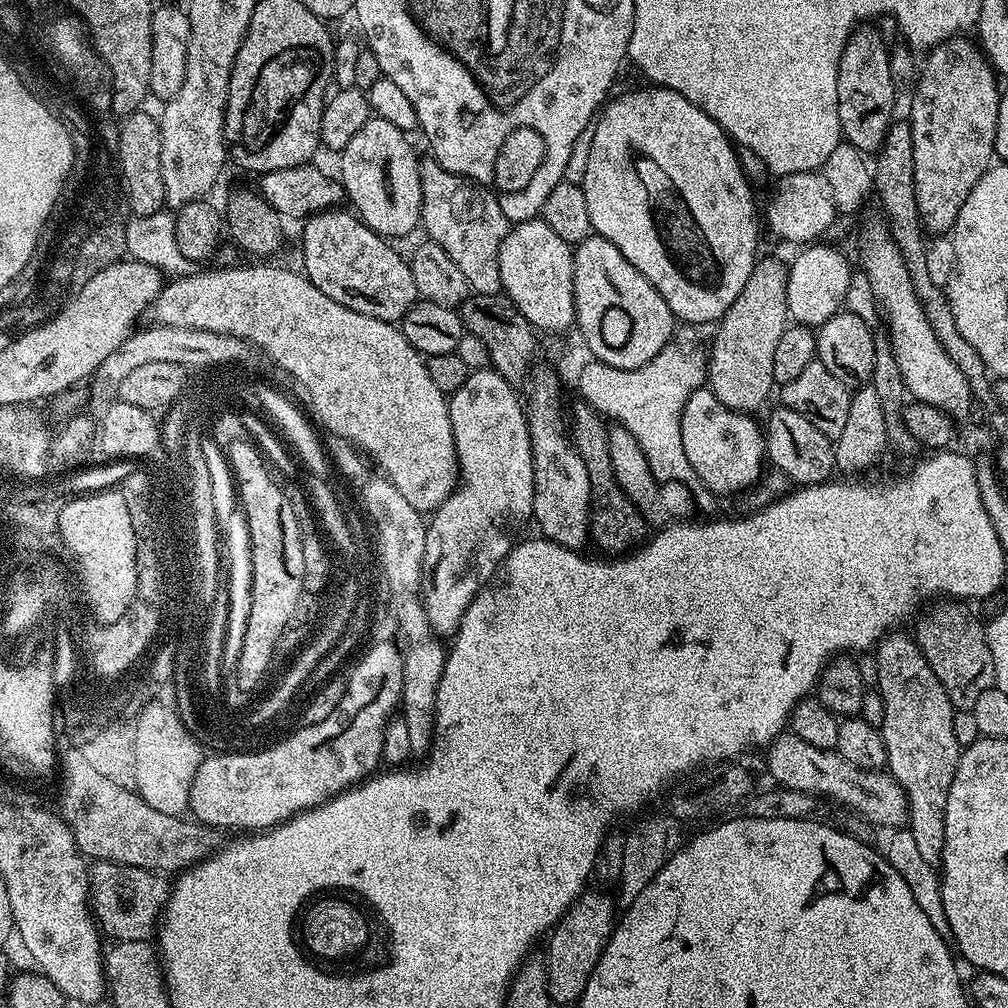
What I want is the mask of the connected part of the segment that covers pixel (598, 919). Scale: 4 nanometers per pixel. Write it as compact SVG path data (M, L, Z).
M585 891L575 900L559 920L547 937L548 960L548 999L553 1005L575 1005L582 990L586 990L586 982L590 982L590 974L612 937L612 930L618 920L618 912L612 909L612 900L604 892Z

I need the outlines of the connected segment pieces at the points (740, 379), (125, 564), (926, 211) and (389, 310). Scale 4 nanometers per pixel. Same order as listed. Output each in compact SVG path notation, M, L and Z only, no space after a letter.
M764 258L757 259L756 265L752 268L750 278L746 278L746 286L742 286L742 294L738 294L738 298L726 310L726 314L720 317L718 327L720 329L716 332L716 337L712 340L712 353L707 353L706 356L706 384L711 388L712 393L718 398L718 402L722 402L722 406L726 406L735 412L746 412L749 414L756 414L756 411L763 406L768 400L768 395L771 394L772 388L774 392L774 385L776 379L774 378L774 350L778 346L779 340L782 339L782 334L785 328L789 327L790 317L788 314L788 264L780 260L764 260Z
M96 490L91 494L80 494L69 499L61 510L60 537L67 544L72 544L72 549L80 552L82 566L88 567L88 584L90 585L90 598L97 600L101 606L100 613L106 618L113 614L115 606L125 604L127 599L134 596L134 559L138 554L136 549L136 531L131 526L129 501L120 490Z
M953 38L945 44L931 49L924 60L916 93L912 96L912 116L910 123L913 132L914 152L914 194L920 223L929 233L951 233L956 225L958 210L962 202L974 190L974 186L989 168L993 167L996 156L996 131L998 130L998 106L1000 105L1001 81L998 73L988 63L987 56L968 38Z
M337 206L327 212L315 212L303 221L304 229L300 232L303 275L326 298L358 310L358 314L370 314L370 318L389 322L403 321L418 300L409 261L400 257L385 237L367 228L359 216L342 209Z

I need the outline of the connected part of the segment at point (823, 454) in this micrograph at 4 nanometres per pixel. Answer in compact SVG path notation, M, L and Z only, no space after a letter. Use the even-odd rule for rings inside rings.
M777 406L768 416L768 425L765 423L762 428L764 434L764 450L767 459L770 461L771 467L788 476L789 481L796 486L807 486L810 484L818 484L829 479L831 472L837 471L836 466L836 449L834 441L826 434L822 434L822 430L818 430L806 418L802 418L802 414L798 414L795 410L790 410L783 406Z

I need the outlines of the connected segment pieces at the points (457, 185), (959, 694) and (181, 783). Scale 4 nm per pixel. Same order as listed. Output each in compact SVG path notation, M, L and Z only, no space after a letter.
M424 158L420 160L420 182L422 184L422 210L420 222L423 231L428 231L427 239L442 248L450 256L451 262L458 266L469 289L478 296L494 296L501 291L498 274L498 250L506 238L510 227L509 213L500 204L497 193L492 193L485 185L467 180L464 176L455 176L448 172L437 160Z
M967 603L941 604L944 604L941 608L933 612L925 611L915 621L914 639L926 662L930 662L930 670L938 674L938 682L942 682L953 709L971 710L974 702L978 702L982 695L982 690L995 685L994 658L991 657L985 625L982 622L980 624L979 618L968 609L971 607Z
M153 706L141 721L140 744L136 744L136 768L140 768L140 789L148 797L148 804L162 814L184 816L189 811L188 799L194 774L202 759L202 745L188 732L183 722L176 724L179 712L164 712L164 707Z

